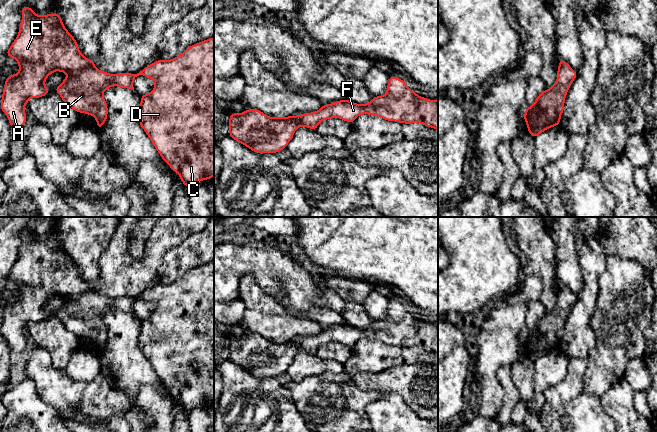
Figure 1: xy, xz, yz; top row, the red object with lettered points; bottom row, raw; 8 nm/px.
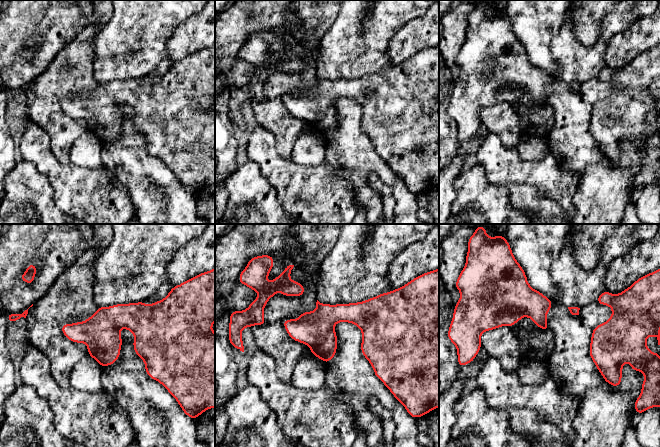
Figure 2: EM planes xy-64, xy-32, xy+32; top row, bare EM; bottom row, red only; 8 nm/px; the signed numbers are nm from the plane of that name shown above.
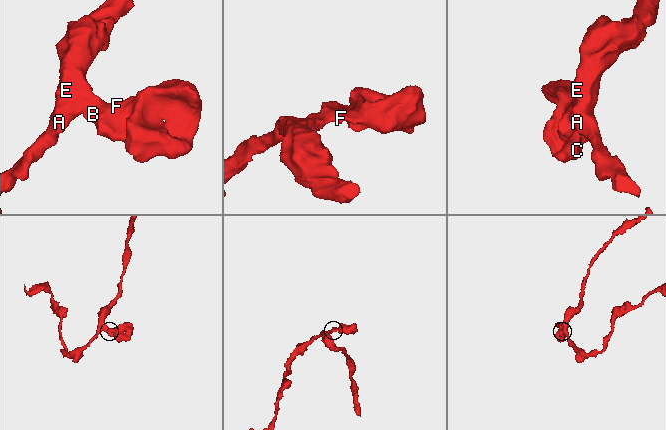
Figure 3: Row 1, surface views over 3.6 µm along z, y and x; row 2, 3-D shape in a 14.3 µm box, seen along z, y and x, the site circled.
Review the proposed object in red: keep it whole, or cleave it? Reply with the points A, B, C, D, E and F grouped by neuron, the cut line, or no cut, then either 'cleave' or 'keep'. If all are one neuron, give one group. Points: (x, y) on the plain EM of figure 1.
A B C D E F | no cut | keep

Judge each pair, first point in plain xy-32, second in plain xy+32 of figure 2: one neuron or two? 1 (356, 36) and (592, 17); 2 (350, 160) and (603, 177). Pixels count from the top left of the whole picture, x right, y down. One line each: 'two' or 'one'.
1: two
2: two

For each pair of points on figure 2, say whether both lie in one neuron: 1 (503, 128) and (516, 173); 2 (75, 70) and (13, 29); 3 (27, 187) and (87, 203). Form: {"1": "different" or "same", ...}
{"1": "different", "2": "different", "3": "different"}

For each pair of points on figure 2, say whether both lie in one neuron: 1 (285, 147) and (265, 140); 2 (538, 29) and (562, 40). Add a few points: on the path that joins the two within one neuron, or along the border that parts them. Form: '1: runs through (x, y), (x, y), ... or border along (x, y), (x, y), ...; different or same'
1: border along (259, 125), (273, 135), (275, 149), (290, 159); different
2: border along (566, 16), (550, 45), (551, 55), (554, 60); different

